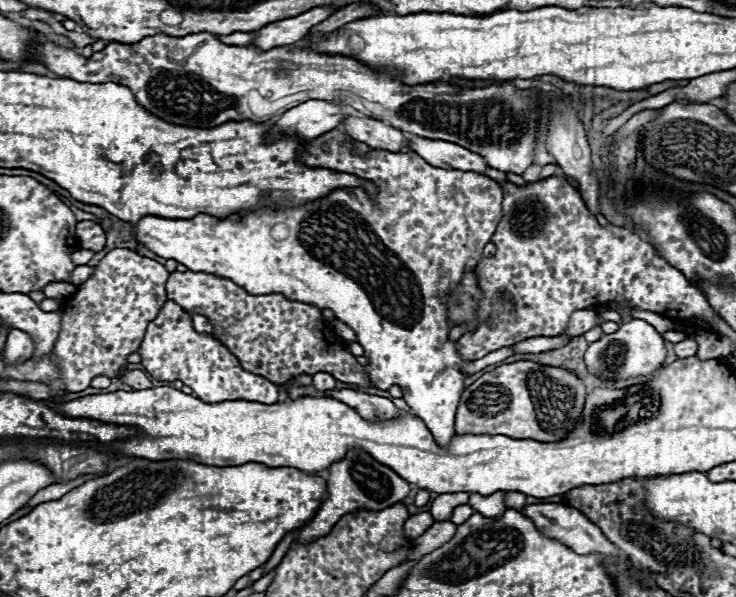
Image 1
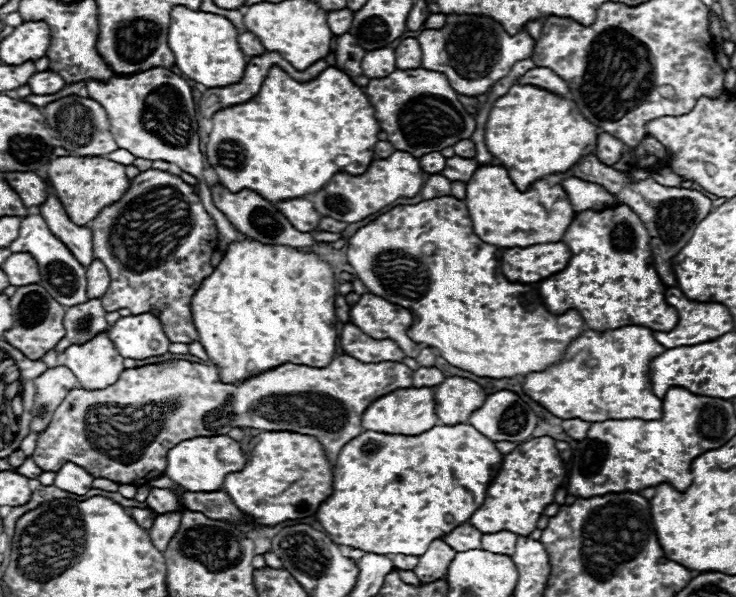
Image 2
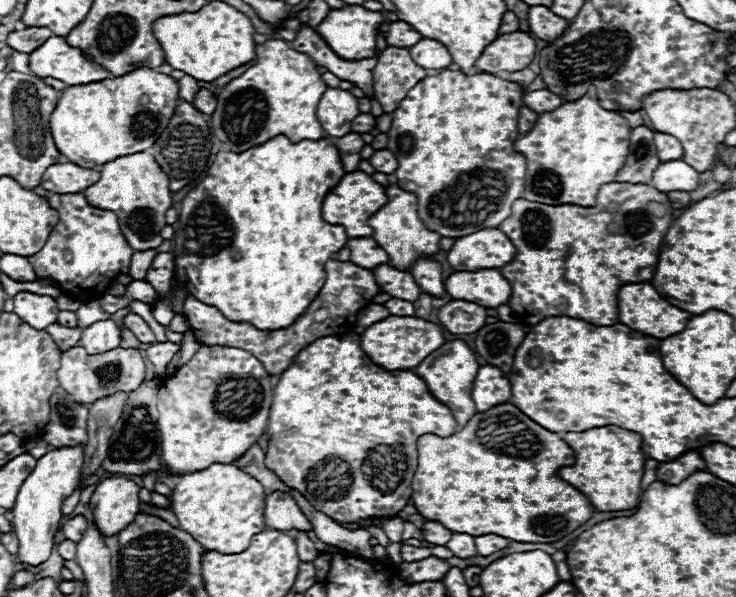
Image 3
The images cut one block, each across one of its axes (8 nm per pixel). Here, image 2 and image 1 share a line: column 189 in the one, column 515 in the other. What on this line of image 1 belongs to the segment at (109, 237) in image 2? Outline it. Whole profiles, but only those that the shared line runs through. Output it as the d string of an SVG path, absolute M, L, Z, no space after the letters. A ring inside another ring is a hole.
M550 176L538 182L528 182L524 186L512 182L498 184L504 188L504 200L502 220L490 240L496 244L496 254L482 258L474 268L478 288L482 292L478 302L480 322L474 332L466 332L458 340L458 352L462 358L476 360L498 348L514 346L536 336L560 336L566 330L574 310L584 310L590 306L598 308L608 302L616 302L624 312L642 308L672 320L698 318L706 328L714 326L714 310L706 302L704 294L692 286L678 268L672 268L662 256L658 256L652 244L648 244L640 234L618 226L600 226L596 216L588 212L580 192L564 176ZM502 296L510 296L512 300L500 302Z

